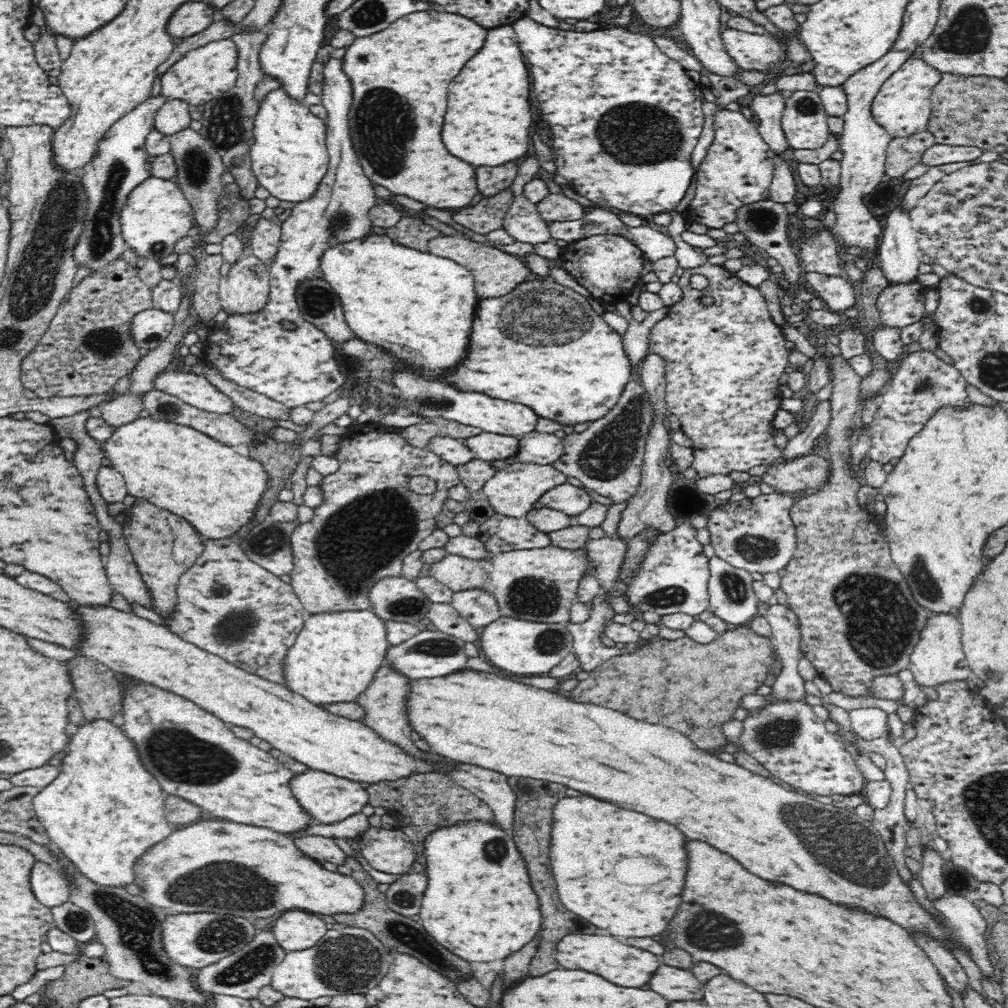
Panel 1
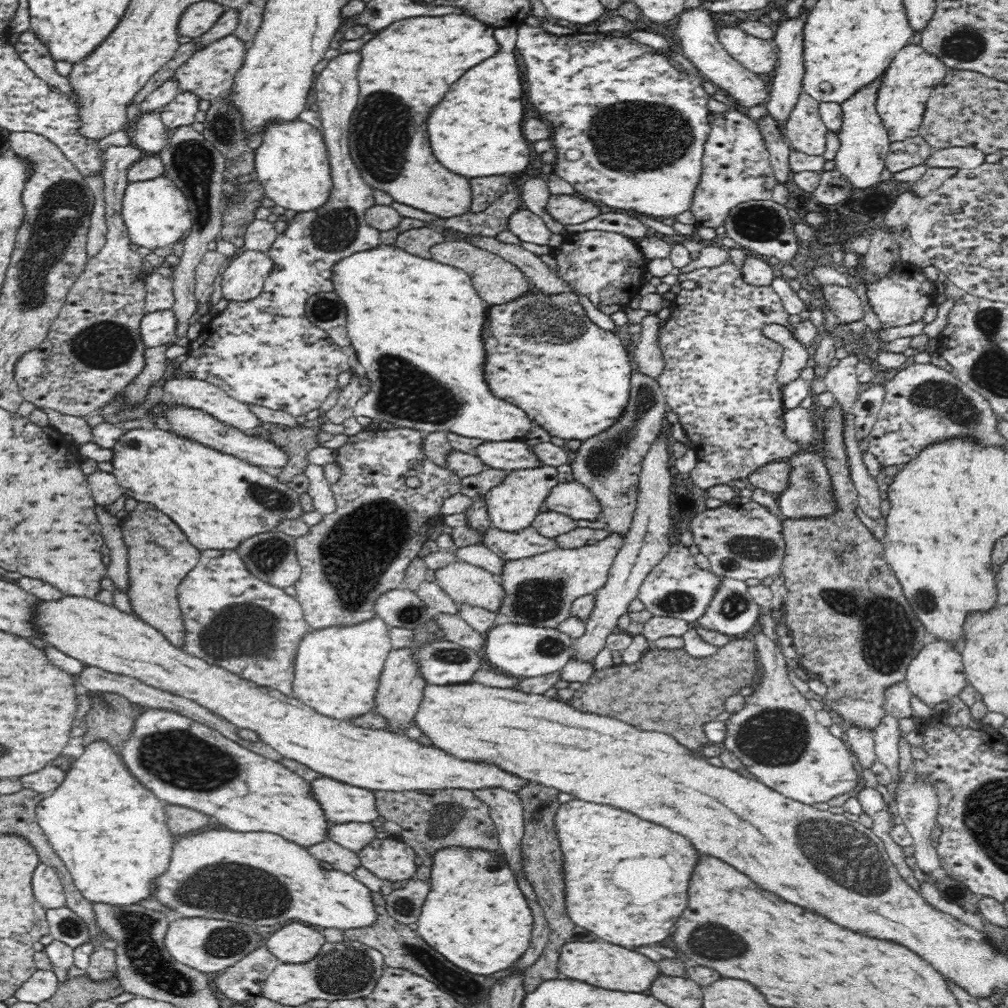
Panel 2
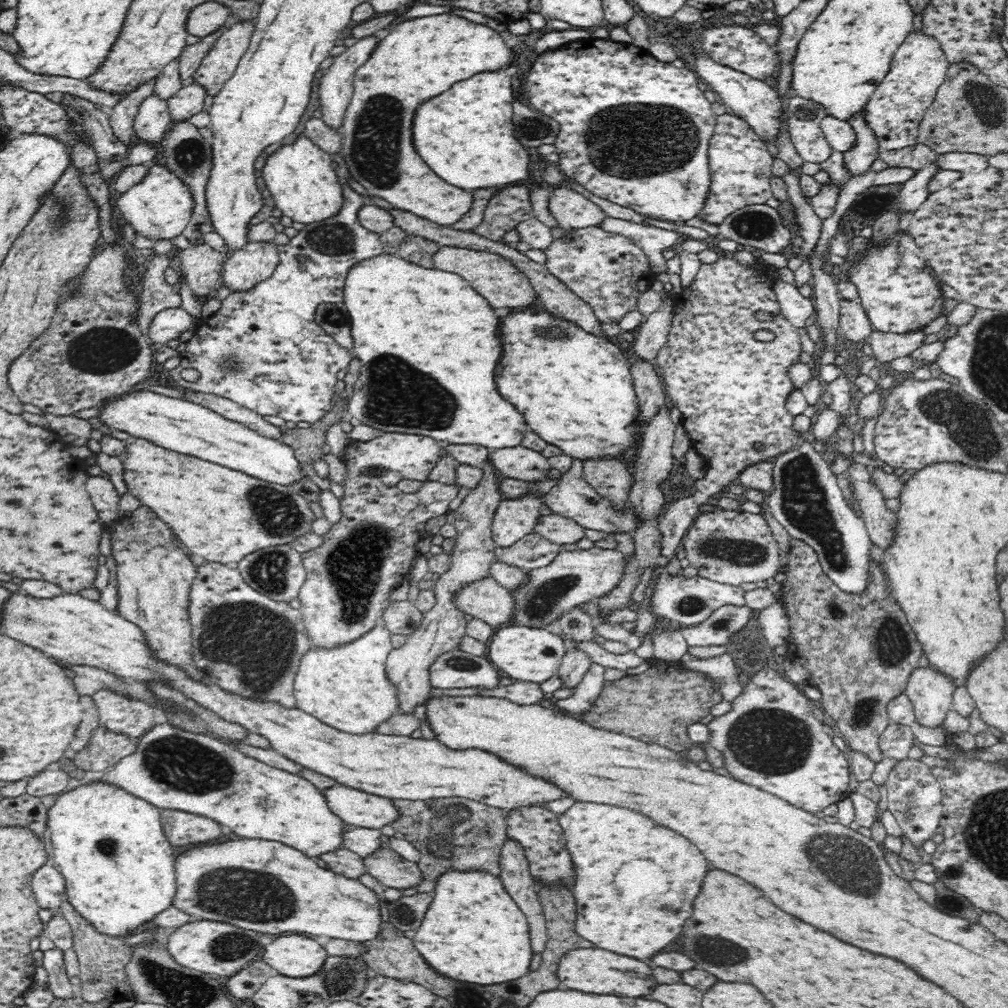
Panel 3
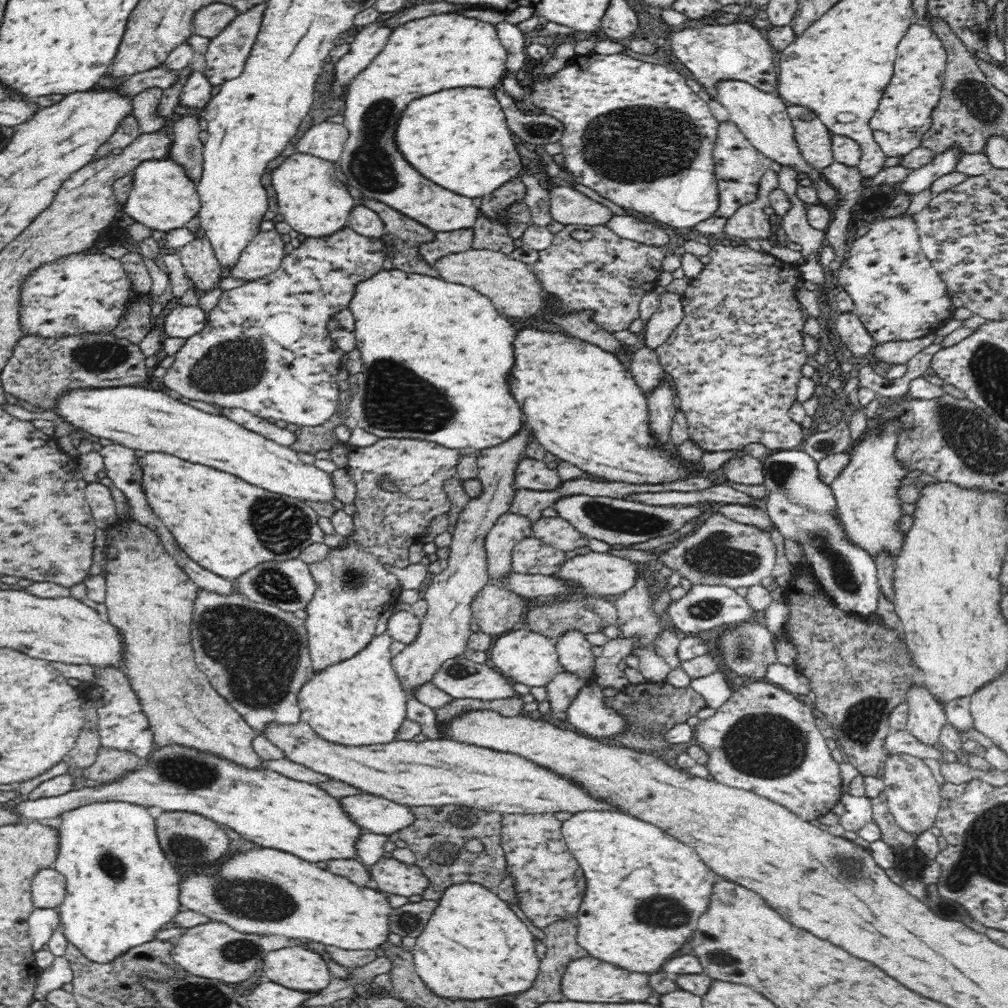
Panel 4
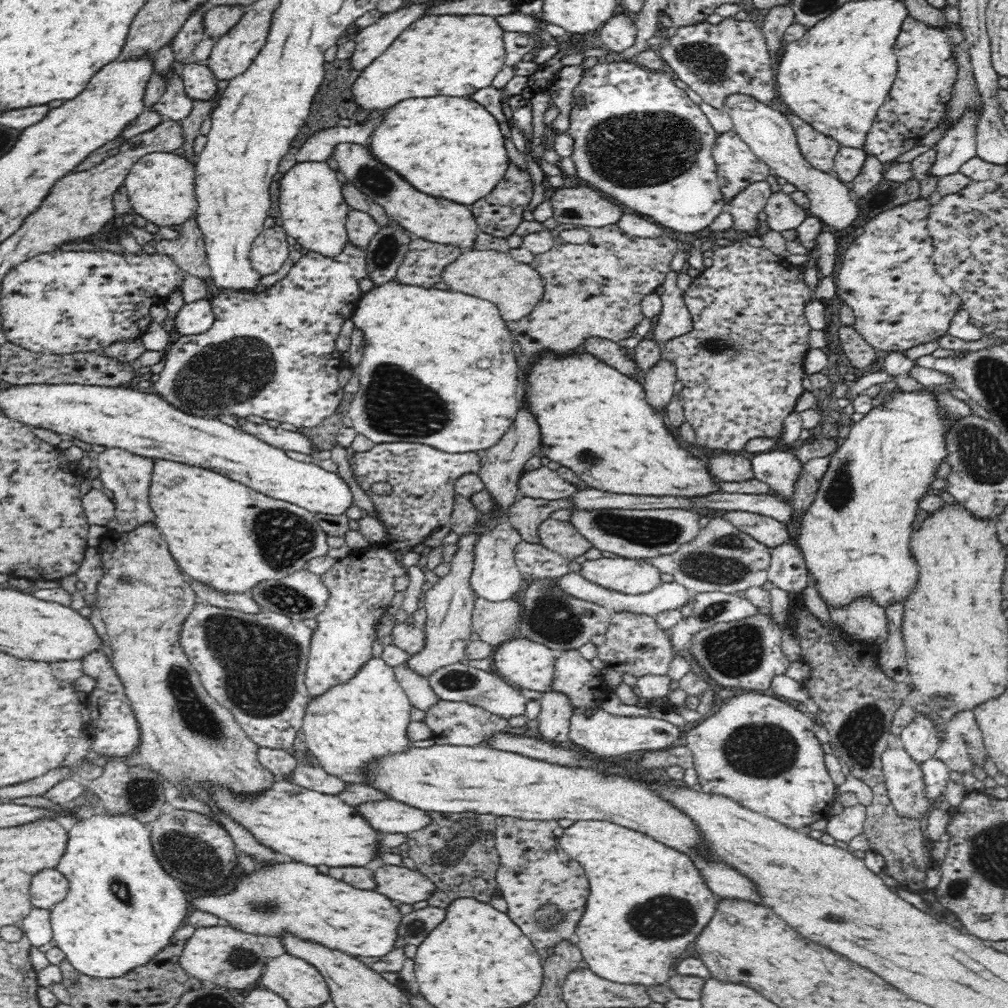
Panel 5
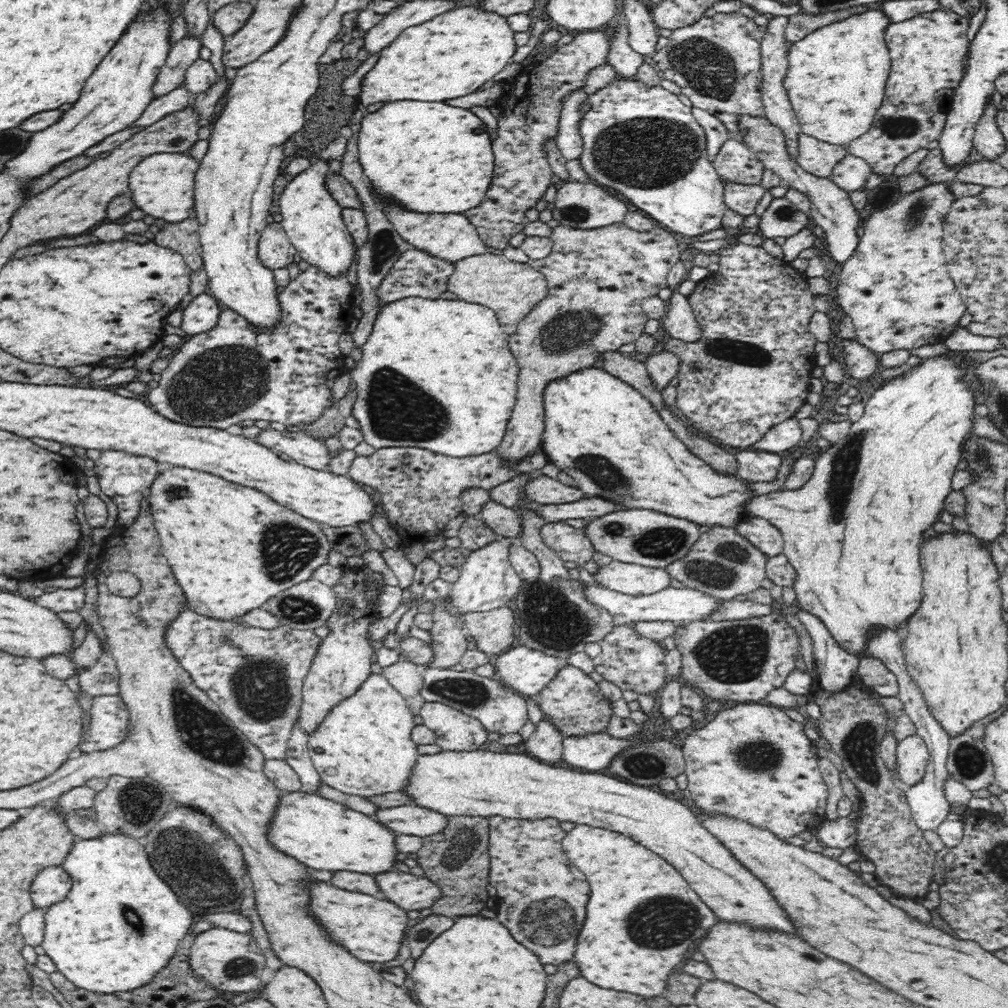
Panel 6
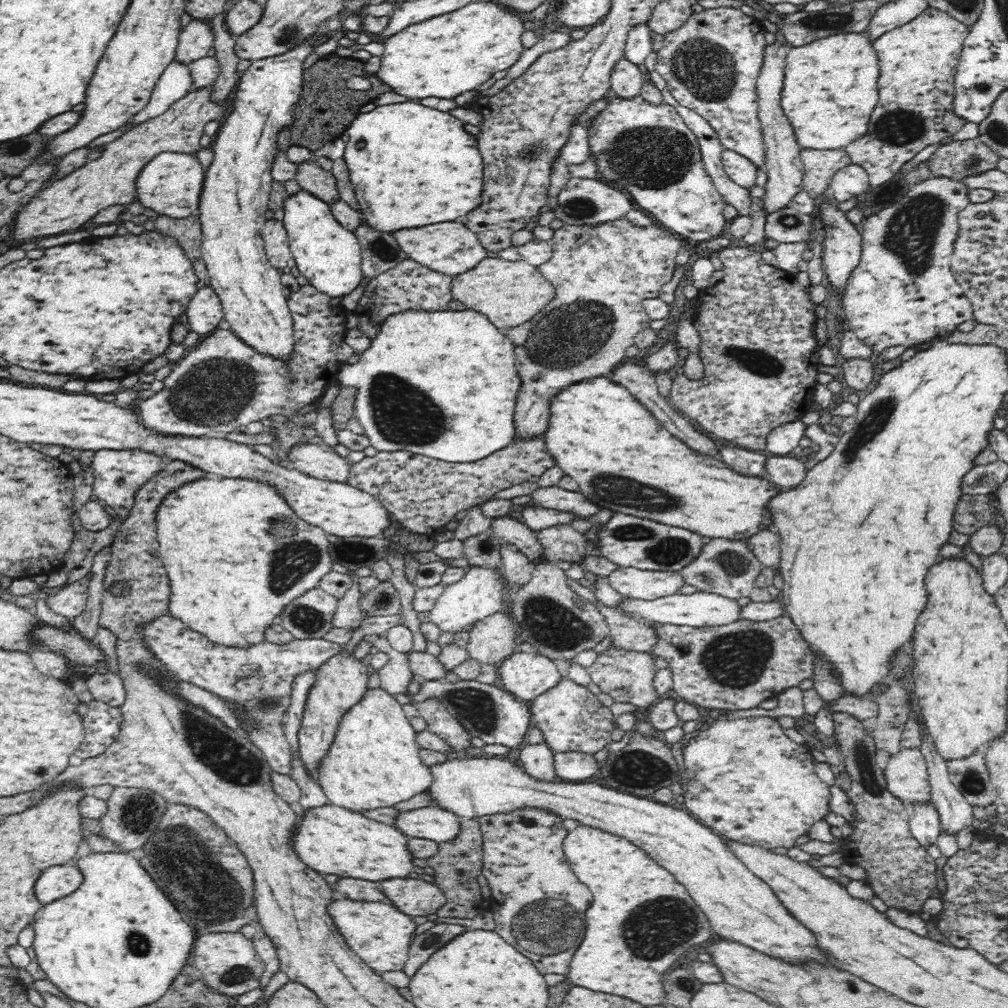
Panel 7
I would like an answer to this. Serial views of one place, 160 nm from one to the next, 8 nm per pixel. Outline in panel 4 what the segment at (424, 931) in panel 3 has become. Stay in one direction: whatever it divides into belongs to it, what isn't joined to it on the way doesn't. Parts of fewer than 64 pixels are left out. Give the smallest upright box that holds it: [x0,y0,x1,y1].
[413,883,539,1000]

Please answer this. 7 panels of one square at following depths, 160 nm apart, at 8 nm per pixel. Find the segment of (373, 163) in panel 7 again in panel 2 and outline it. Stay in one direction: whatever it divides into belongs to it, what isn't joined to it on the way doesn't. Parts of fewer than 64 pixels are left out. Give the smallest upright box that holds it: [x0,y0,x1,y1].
[428,27,565,236]

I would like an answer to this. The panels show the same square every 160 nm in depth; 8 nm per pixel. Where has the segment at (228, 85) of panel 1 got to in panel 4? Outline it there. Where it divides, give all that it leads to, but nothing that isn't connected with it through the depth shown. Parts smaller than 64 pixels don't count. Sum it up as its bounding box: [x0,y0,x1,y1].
[203,2,267,85]

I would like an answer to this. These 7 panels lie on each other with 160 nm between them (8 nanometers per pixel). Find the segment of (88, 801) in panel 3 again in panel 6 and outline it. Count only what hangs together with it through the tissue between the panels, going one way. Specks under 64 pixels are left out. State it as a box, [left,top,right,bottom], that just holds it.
[40,833,192,996]

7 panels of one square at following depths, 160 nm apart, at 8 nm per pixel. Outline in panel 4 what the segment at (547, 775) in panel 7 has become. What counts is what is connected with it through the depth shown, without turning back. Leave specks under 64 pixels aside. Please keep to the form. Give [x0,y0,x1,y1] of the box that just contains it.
[545,670,584,720]

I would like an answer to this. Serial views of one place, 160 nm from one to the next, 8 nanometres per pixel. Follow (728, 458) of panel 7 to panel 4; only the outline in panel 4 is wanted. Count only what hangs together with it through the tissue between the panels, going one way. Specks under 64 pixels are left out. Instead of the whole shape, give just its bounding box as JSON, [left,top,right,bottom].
[761,448,880,617]

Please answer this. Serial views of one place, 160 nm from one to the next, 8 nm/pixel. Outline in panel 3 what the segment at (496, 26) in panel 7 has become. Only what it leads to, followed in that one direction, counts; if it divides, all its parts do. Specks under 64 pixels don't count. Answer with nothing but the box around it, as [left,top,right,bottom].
[340,14,512,226]

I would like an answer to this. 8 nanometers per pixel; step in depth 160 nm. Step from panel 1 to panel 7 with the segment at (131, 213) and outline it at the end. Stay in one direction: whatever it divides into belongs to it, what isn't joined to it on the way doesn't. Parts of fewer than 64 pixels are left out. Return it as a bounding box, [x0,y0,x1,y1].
[136,152,204,218]

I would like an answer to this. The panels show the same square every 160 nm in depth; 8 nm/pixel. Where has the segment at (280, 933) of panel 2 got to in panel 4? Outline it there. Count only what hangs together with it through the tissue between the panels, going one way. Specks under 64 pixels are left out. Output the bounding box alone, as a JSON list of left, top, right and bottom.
[262,946,333,994]

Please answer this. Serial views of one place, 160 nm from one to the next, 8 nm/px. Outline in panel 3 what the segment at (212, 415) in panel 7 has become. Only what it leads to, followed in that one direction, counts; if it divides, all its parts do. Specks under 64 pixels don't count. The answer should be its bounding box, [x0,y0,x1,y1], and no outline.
[169,155,383,424]

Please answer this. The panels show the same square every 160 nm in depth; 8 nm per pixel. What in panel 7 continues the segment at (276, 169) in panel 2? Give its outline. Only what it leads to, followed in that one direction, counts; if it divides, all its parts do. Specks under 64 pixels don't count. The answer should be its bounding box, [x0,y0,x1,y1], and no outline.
[283,190,364,298]

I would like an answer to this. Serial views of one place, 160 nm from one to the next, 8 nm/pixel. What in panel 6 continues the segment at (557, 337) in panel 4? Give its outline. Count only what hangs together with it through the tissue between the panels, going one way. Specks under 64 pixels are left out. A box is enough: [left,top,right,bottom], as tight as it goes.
[541,366,758,530]

